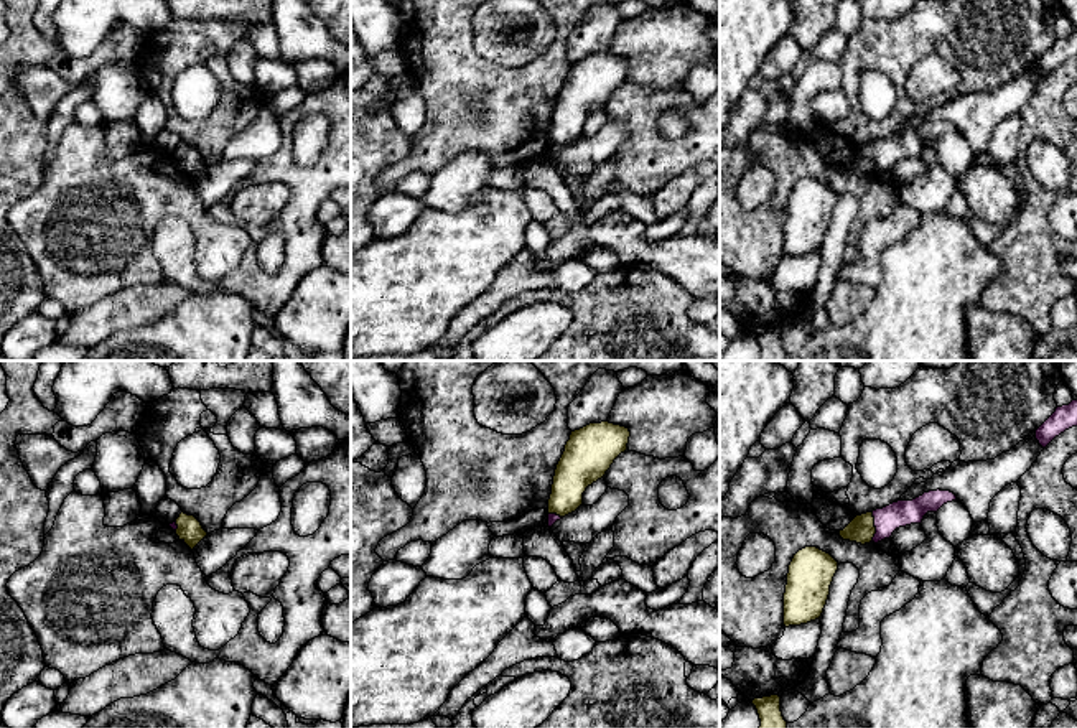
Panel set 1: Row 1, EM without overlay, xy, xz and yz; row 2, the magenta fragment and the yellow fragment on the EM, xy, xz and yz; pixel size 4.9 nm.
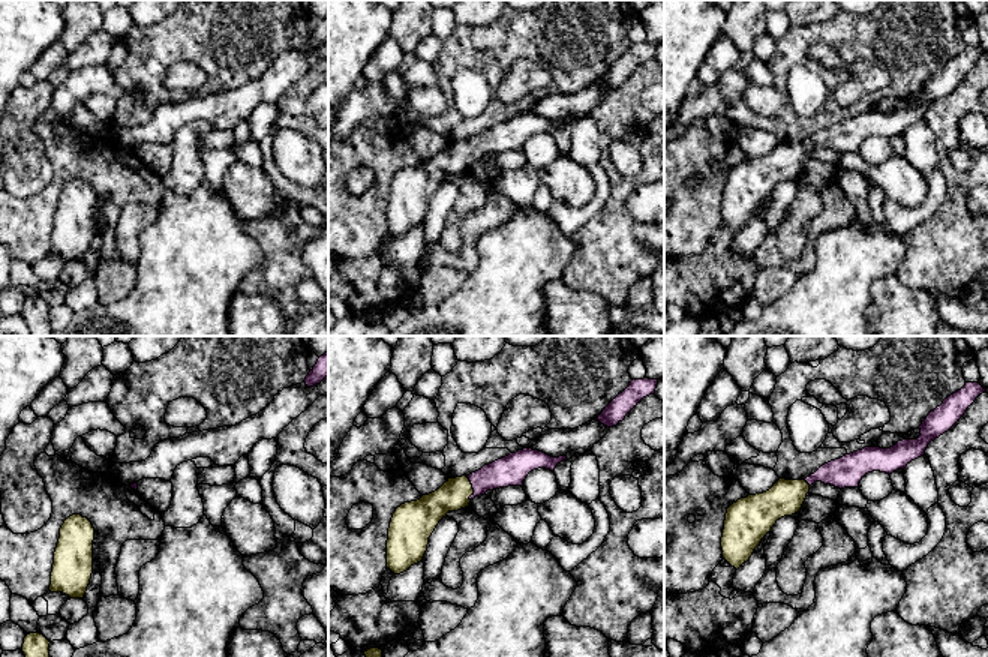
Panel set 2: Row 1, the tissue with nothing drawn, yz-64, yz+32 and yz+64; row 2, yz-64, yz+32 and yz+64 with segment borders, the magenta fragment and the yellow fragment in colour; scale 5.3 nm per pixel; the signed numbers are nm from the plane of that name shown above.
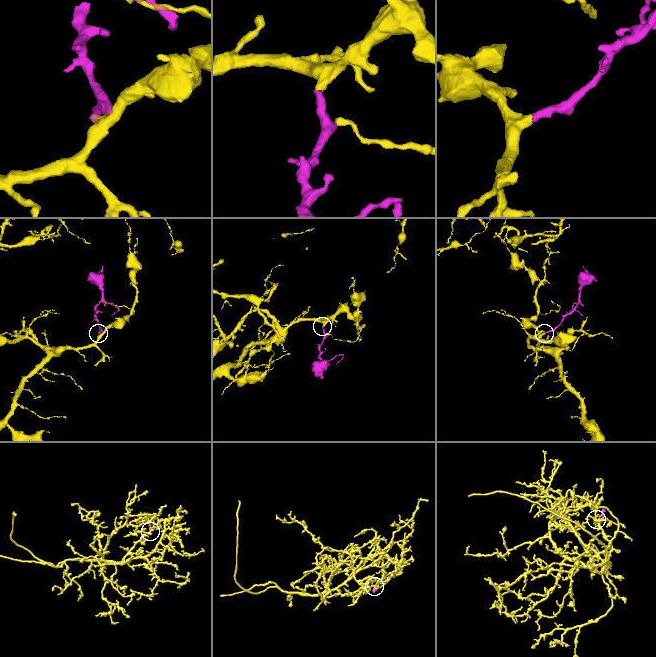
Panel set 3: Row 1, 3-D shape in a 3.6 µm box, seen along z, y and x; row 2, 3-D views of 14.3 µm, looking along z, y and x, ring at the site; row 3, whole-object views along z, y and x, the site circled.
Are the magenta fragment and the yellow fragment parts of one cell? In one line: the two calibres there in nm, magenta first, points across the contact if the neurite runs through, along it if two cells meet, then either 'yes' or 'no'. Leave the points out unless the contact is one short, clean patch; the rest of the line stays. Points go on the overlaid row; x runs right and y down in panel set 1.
130/130 nm | across yz (898, 514), (875, 526), (862, 529) | yes

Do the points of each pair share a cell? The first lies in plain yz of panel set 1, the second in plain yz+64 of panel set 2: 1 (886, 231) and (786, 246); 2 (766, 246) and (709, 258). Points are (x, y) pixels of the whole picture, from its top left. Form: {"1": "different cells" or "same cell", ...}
{"1": "different cells", "2": "different cells"}

